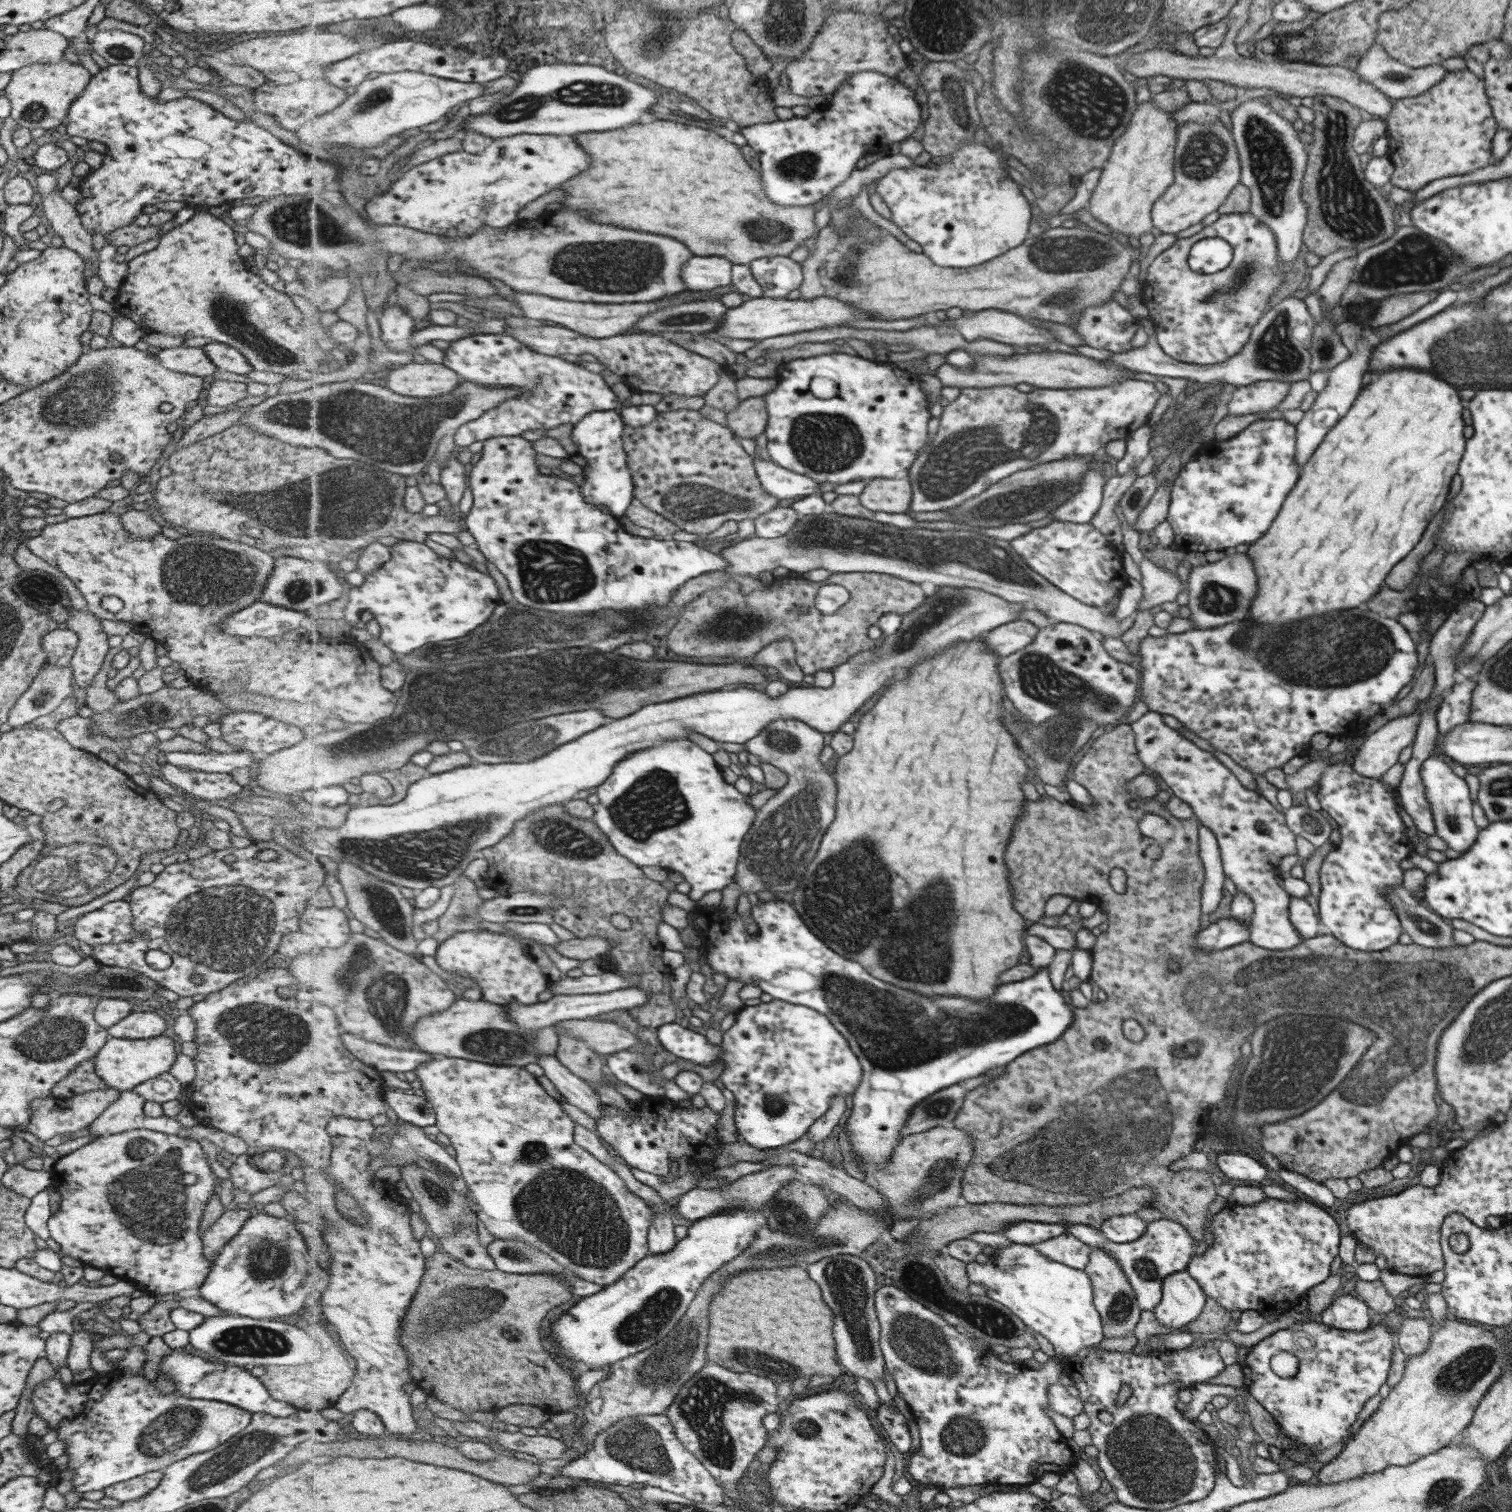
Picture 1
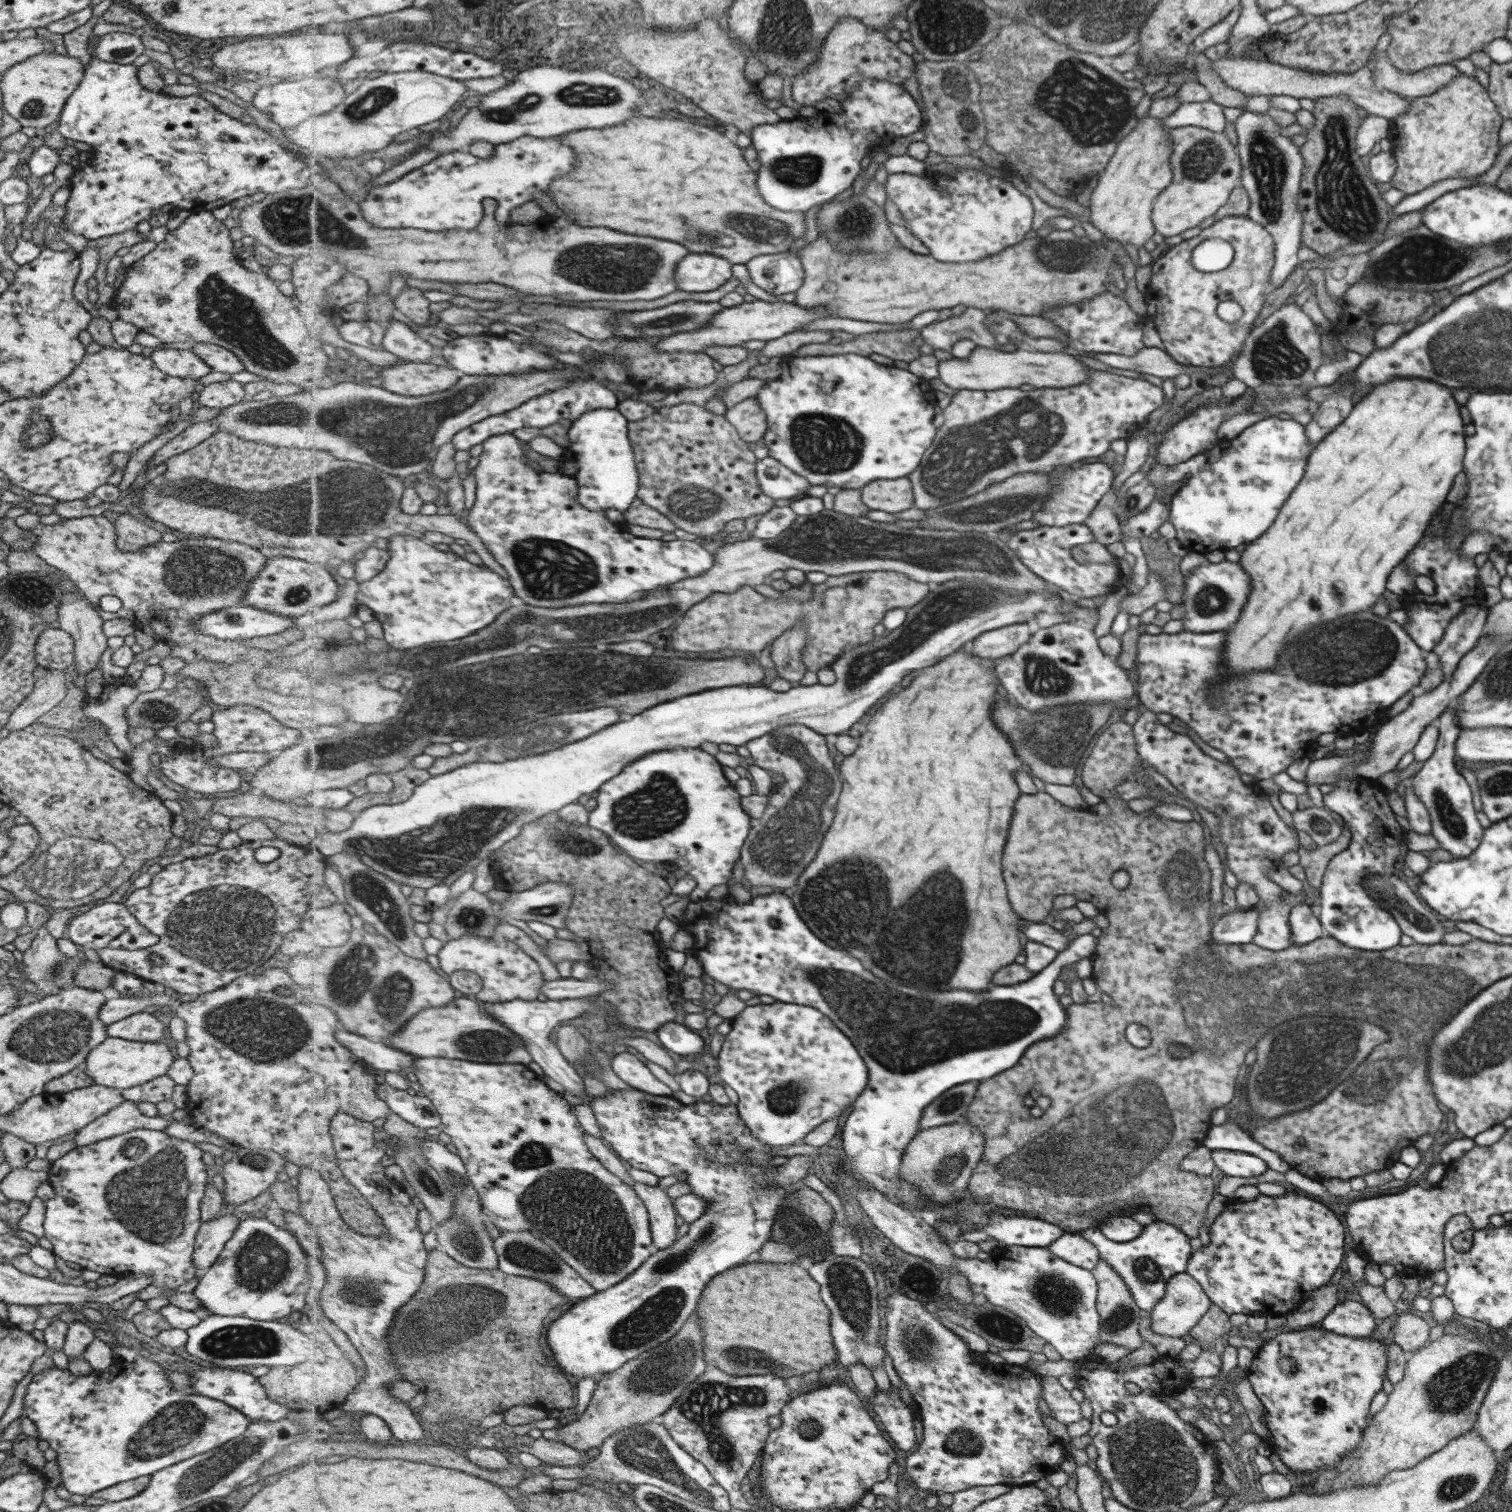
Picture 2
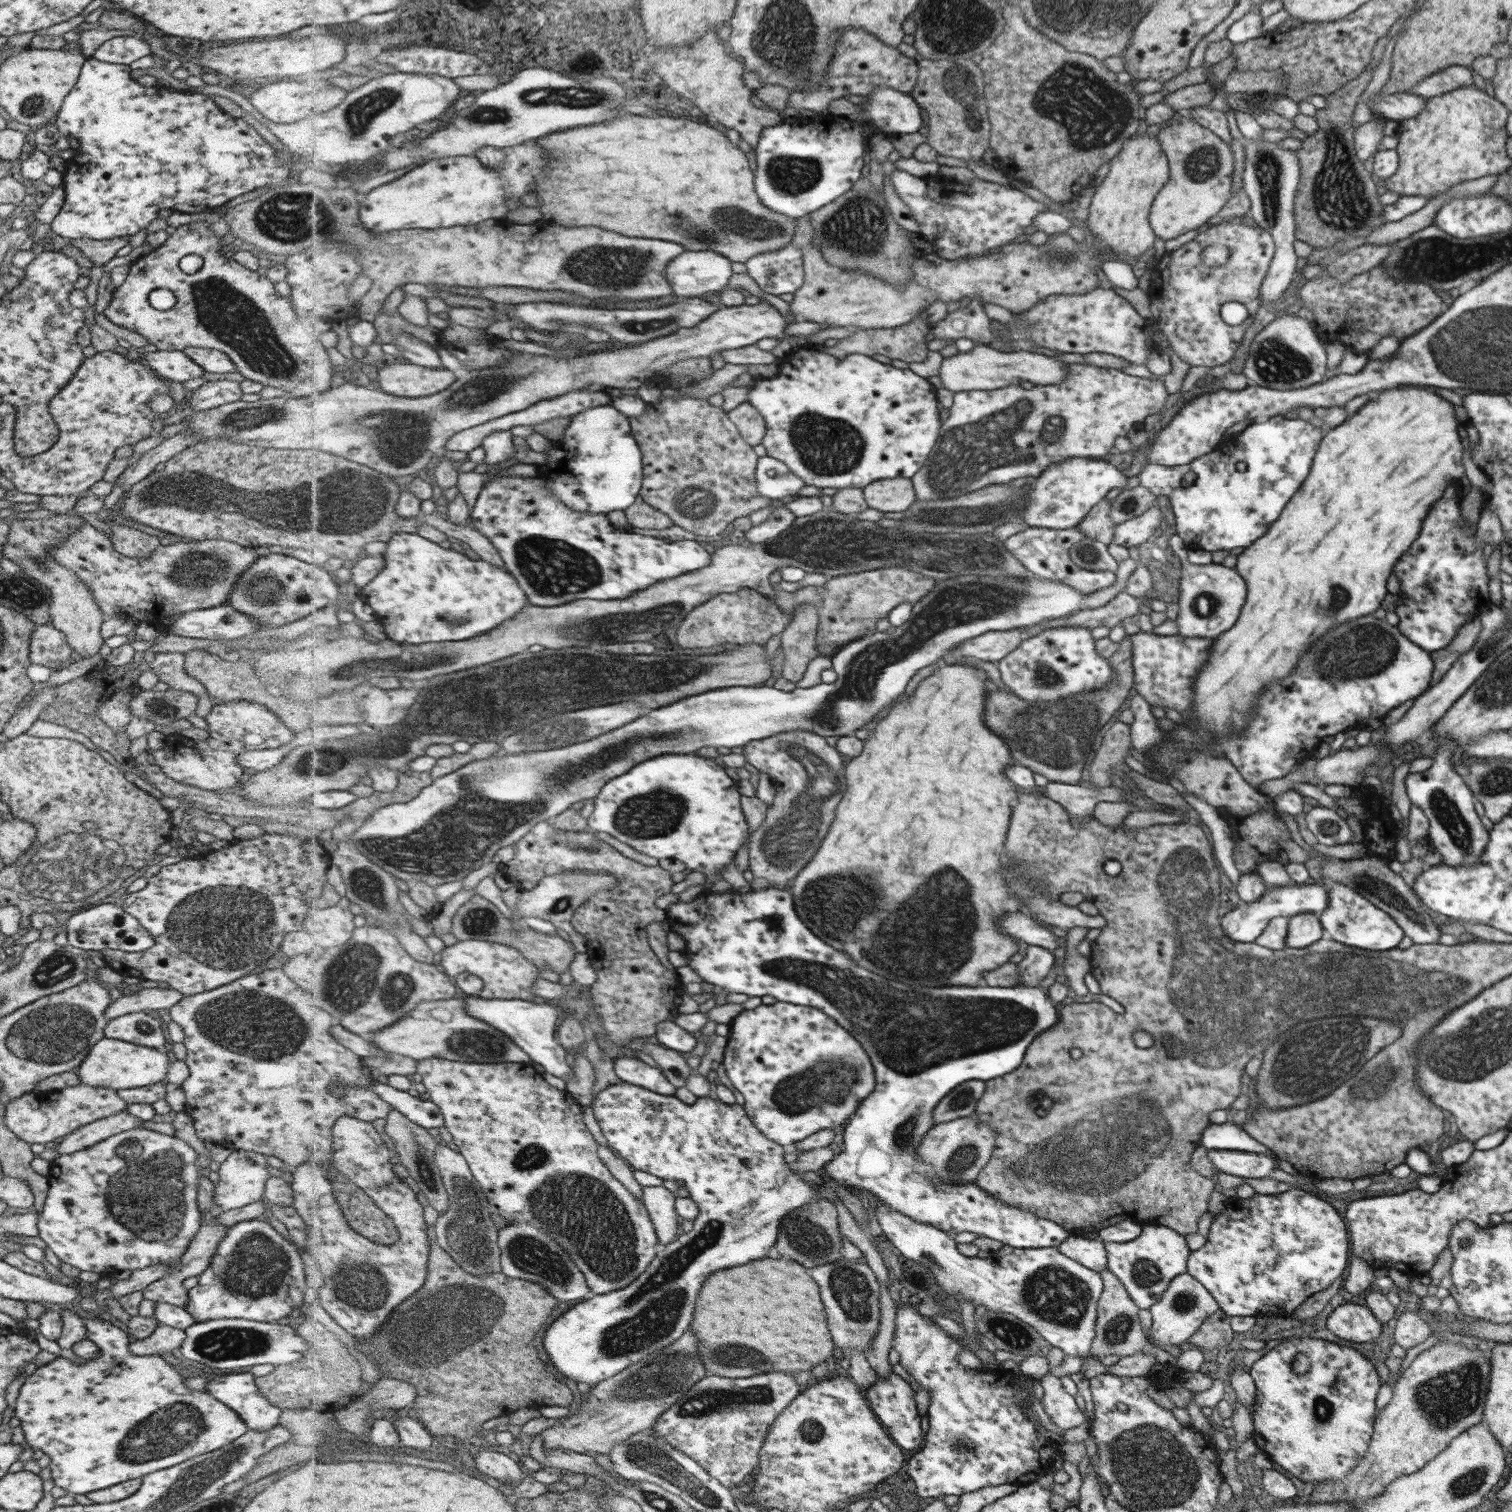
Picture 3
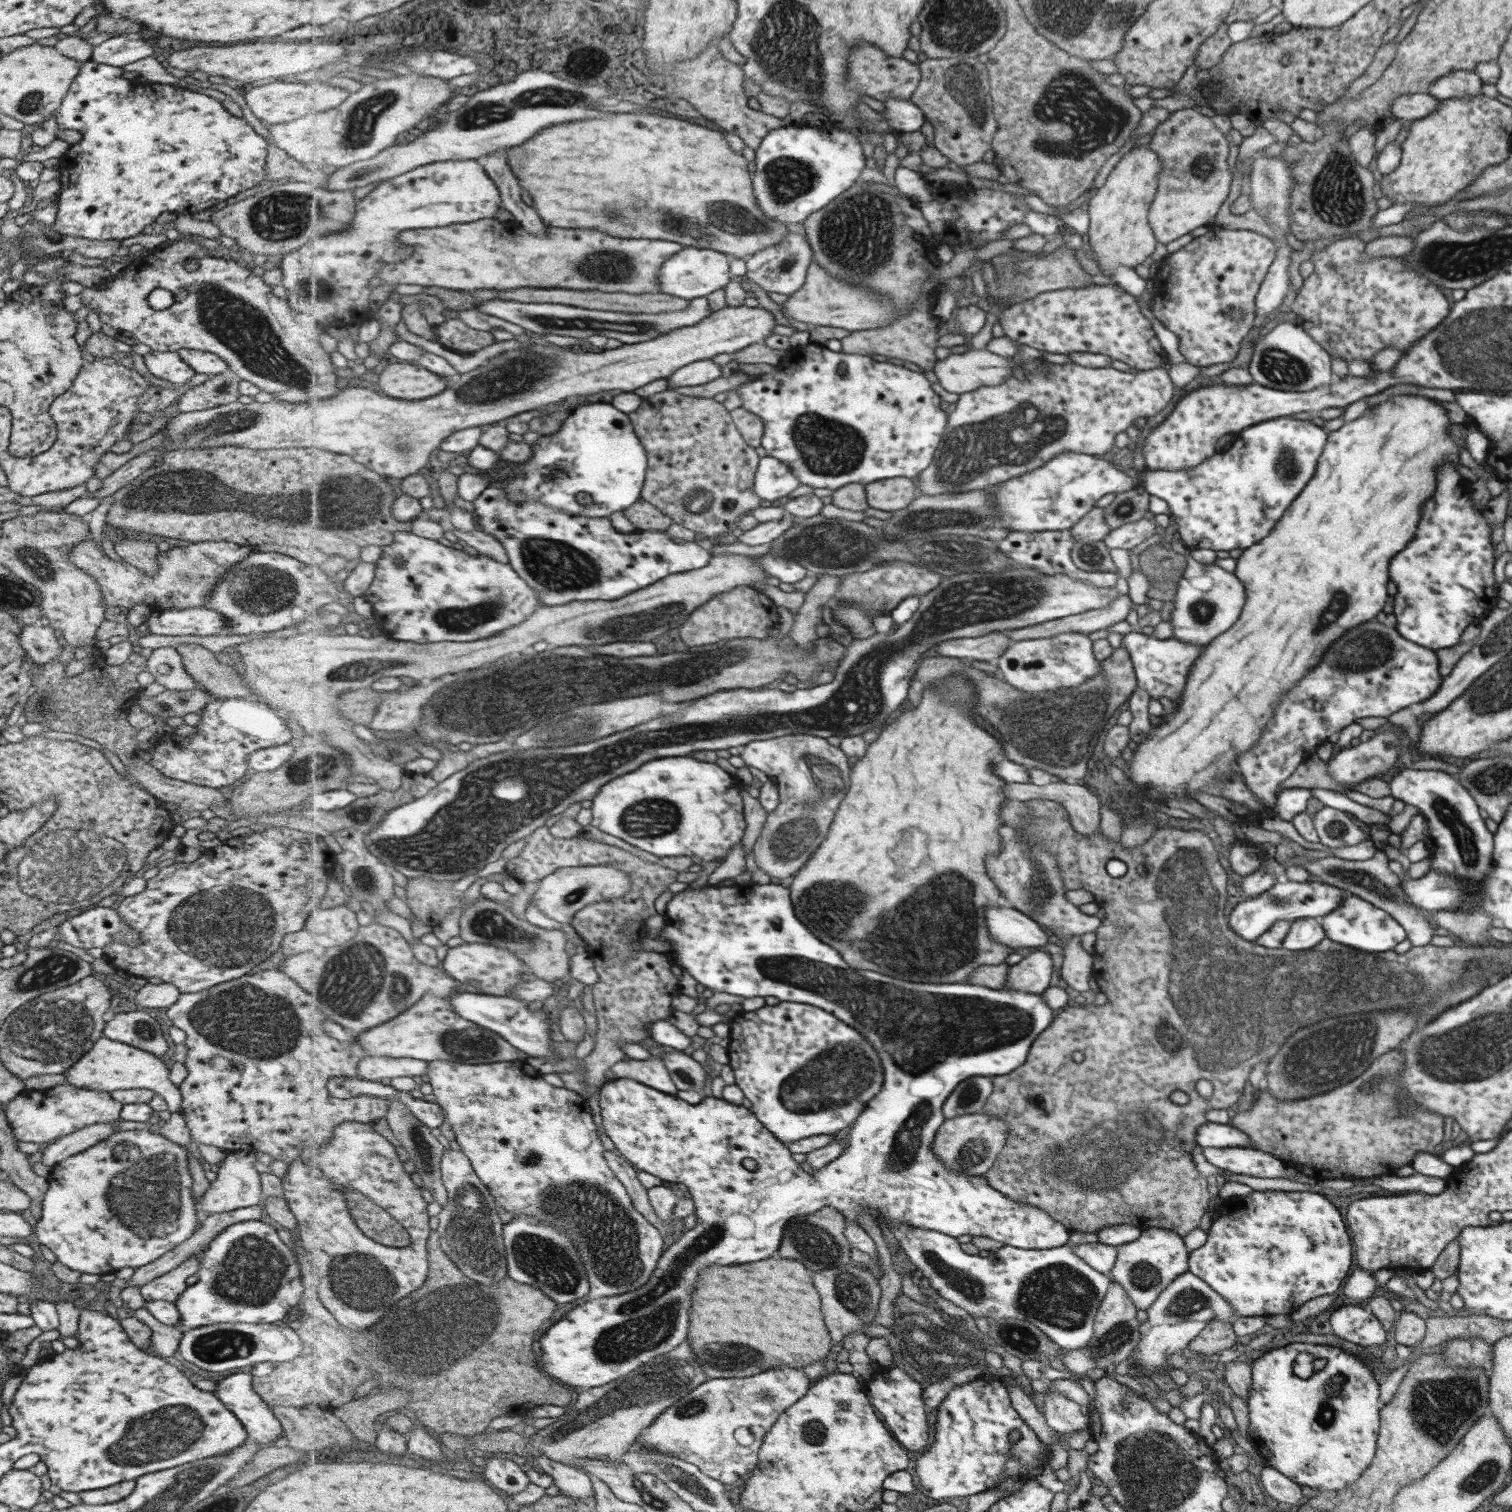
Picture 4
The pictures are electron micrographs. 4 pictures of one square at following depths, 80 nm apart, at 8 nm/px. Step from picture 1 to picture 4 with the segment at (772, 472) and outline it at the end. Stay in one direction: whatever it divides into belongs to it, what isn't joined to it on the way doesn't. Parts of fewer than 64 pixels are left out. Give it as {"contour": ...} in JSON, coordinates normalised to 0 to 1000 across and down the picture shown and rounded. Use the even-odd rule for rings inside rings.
{"contour":[[[507,301],[503,304],[503,309],[501,312],[501,326],[505,331],[516,331],[525,324],[528,324],[531,319],[524,313],[522,308],[515,303]]]}

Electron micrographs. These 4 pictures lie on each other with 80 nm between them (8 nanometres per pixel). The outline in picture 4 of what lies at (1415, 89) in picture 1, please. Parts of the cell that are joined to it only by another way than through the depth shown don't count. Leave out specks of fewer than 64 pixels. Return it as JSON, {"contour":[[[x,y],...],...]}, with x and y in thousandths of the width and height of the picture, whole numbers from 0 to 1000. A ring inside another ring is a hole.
{"contour":[[[964,46],[959,50],[952,50],[952,52],[948,54],[942,62],[952,67],[966,64],[978,64],[981,63],[980,56],[975,47]]]}

